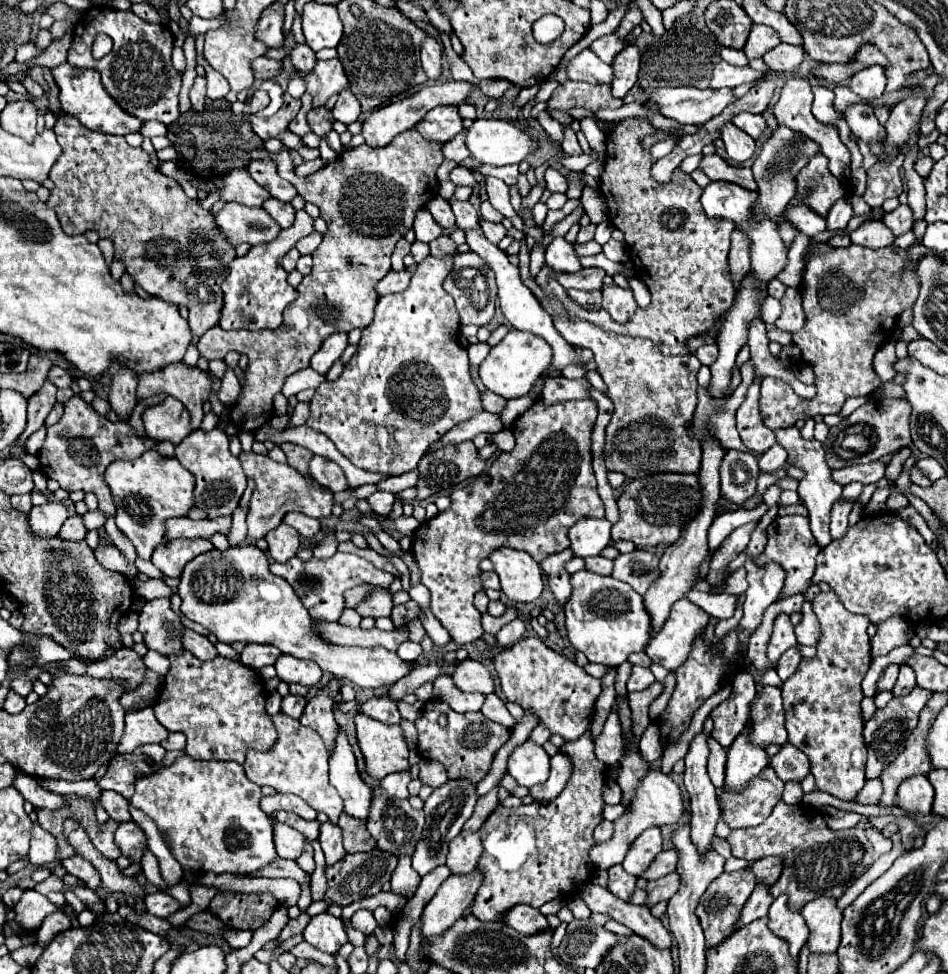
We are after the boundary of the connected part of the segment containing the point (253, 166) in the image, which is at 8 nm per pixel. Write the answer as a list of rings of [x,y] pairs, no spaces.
[[[252,161],[248,167],[248,173],[252,175],[256,183],[260,183],[278,201],[292,201],[296,197],[294,185],[286,183],[278,175],[274,161]]]

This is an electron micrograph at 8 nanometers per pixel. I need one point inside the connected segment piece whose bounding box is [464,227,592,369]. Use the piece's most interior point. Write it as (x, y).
(520, 307)

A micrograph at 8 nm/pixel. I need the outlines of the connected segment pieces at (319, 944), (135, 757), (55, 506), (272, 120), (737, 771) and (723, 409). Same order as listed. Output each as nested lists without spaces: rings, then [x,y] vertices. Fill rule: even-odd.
[[[320,913],[314,915],[312,921],[308,923],[308,927],[304,929],[304,939],[314,945],[320,951],[326,953],[336,953],[346,941],[346,931],[342,925],[342,919],[330,915],[330,913]]]
[[[144,745],[138,747],[130,755],[116,755],[112,763],[108,765],[108,771],[102,779],[98,779],[98,787],[112,789],[120,793],[122,797],[130,799],[134,795],[136,775],[144,773],[150,775],[162,767],[162,757],[166,751],[162,751],[160,745]]]
[[[48,501],[40,507],[32,507],[28,513],[28,523],[30,529],[36,535],[44,535],[44,537],[52,537],[58,535],[62,523],[70,517],[68,509],[64,503],[60,501]]]
[[[284,93],[284,105],[282,105],[282,109],[276,115],[272,115],[272,117],[250,115],[248,121],[252,125],[252,131],[256,135],[260,135],[262,141],[268,141],[272,137],[278,137],[280,131],[288,129],[288,123],[296,117],[298,109],[300,109],[300,99],[294,99],[288,93]]]
[[[746,727],[744,731],[734,739],[734,743],[728,747],[728,763],[726,763],[726,783],[724,787],[732,789],[732,791],[740,791],[750,779],[754,779],[766,765],[770,763],[768,753],[764,747],[750,743],[750,739],[746,739]]]
[[[748,359],[742,367],[742,383],[740,387],[730,395],[730,399],[722,399],[716,401],[706,393],[706,385],[708,385],[708,367],[702,367],[698,373],[698,407],[696,407],[696,415],[694,415],[694,427],[692,433],[702,439],[706,433],[710,433],[712,437],[716,437],[726,449],[742,449],[746,451],[746,447],[740,441],[740,435],[736,431],[736,409],[740,407],[740,403],[744,401],[746,389],[750,387],[752,379],[754,379],[754,363]]]

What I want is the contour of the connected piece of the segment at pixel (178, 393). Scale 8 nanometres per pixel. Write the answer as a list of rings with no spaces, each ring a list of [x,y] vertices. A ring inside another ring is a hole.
[[[176,363],[154,373],[142,373],[138,377],[138,397],[152,397],[166,391],[184,403],[184,407],[190,411],[192,427],[198,429],[204,417],[200,409],[210,395],[210,385],[212,381],[198,367],[190,369],[184,363]]]

